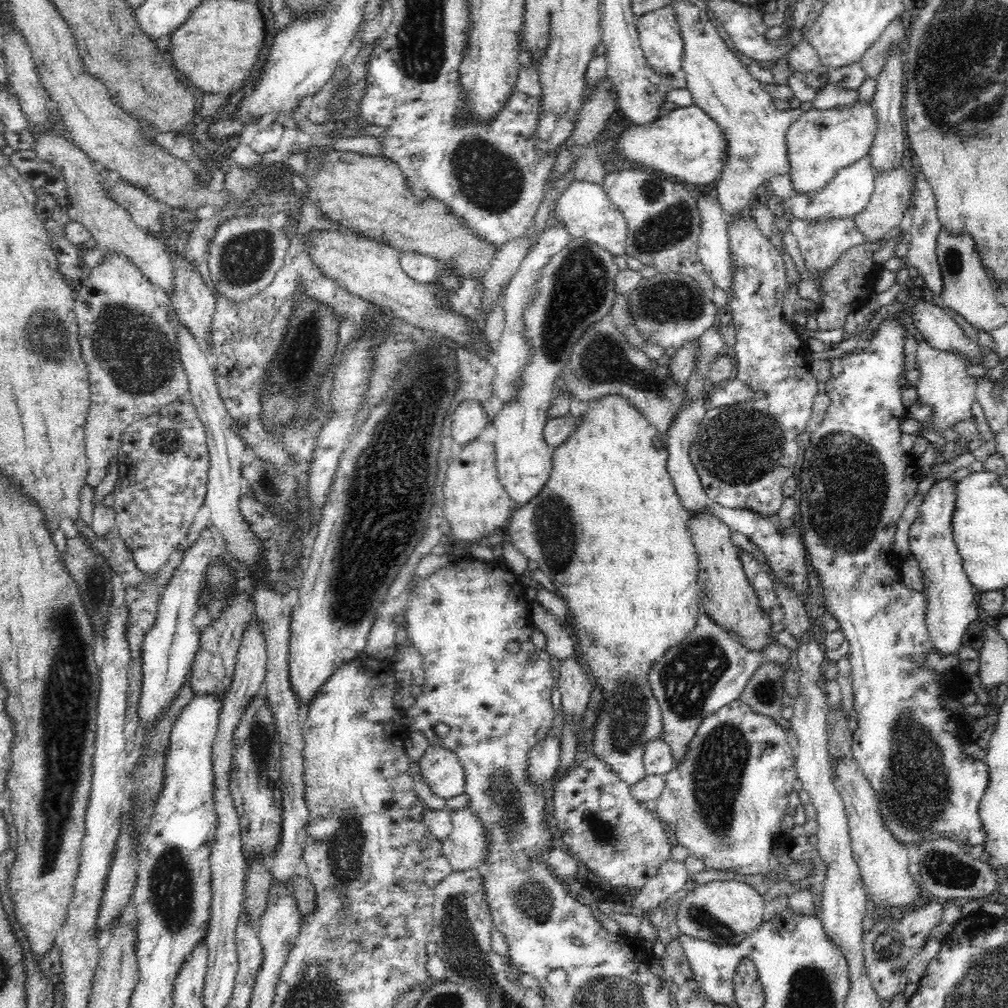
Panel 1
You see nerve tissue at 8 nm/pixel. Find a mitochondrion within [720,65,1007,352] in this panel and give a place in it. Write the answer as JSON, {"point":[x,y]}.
{"point":[972,122]}

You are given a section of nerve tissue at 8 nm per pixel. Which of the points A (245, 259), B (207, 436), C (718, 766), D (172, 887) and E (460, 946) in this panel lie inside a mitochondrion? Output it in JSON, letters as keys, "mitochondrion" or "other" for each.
{"A":"mitochondrion","B":"other","C":"mitochondrion","D":"mitochondrion","E":"mitochondrion"}

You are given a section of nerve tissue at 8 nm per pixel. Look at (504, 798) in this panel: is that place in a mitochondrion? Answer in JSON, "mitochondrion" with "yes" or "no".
{"mitochondrion":"yes"}

